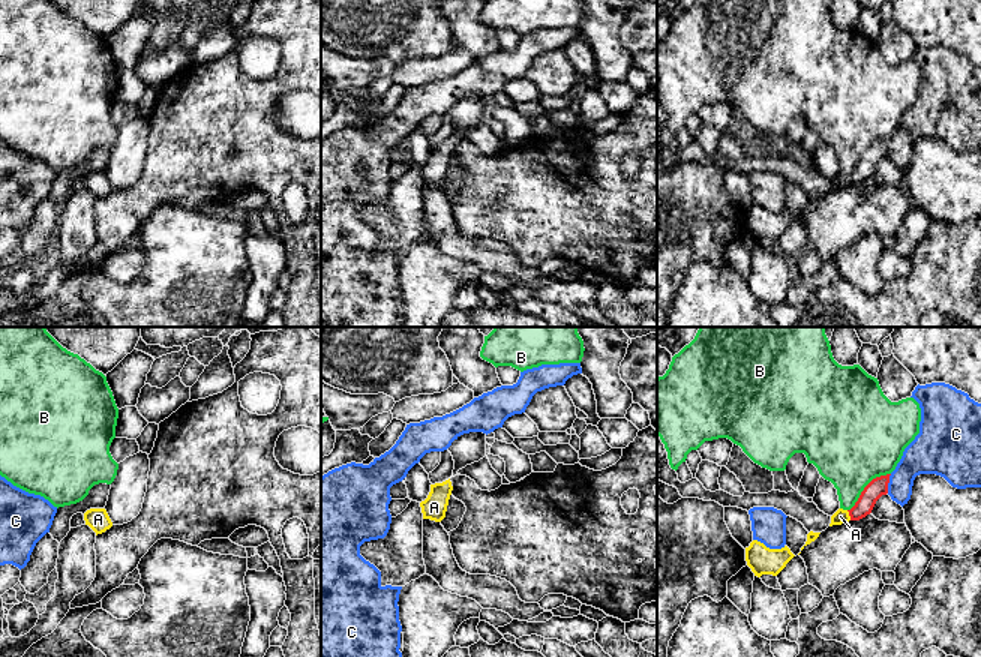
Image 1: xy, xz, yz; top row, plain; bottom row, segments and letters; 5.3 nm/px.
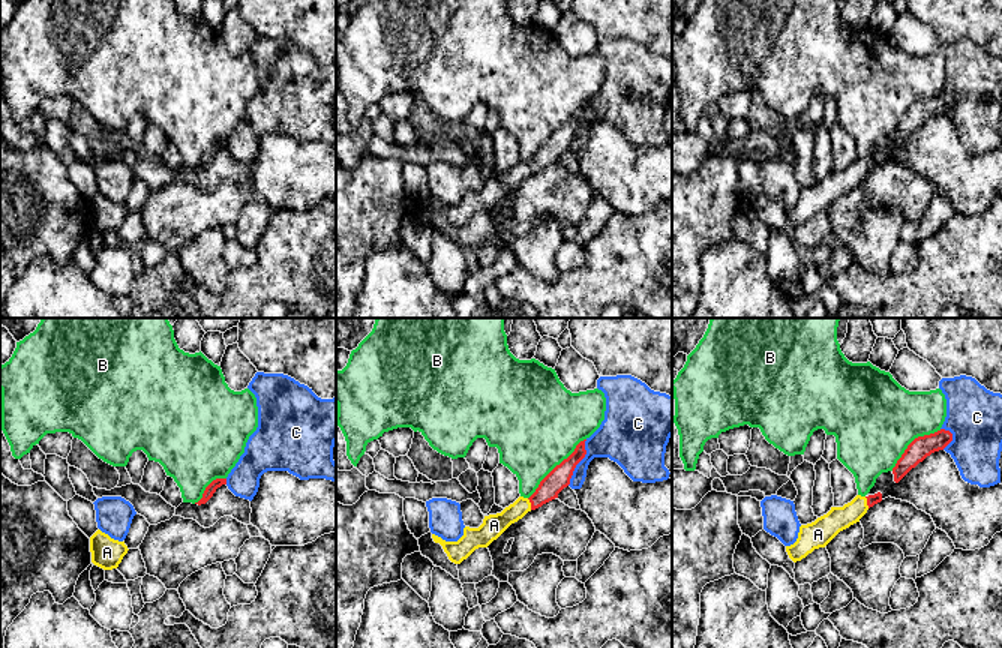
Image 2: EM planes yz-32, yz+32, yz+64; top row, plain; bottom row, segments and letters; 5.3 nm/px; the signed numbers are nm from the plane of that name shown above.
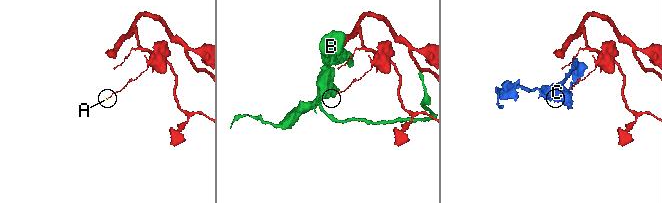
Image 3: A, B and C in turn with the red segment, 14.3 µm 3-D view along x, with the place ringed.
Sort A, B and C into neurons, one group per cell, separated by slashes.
A / B / C

